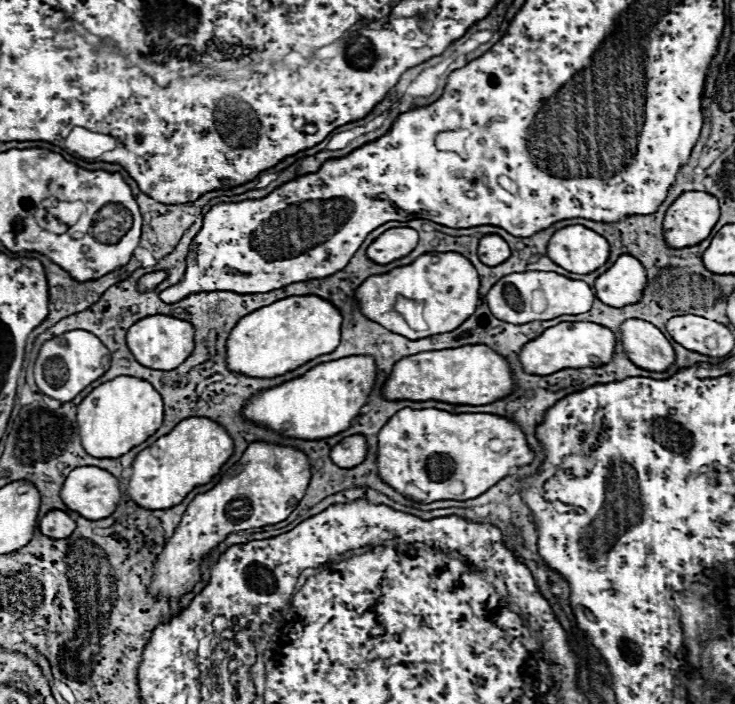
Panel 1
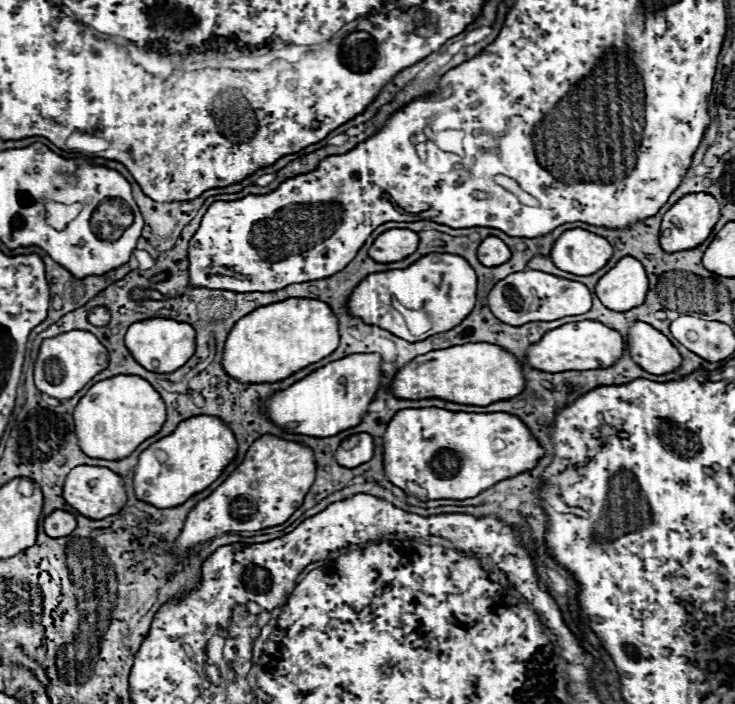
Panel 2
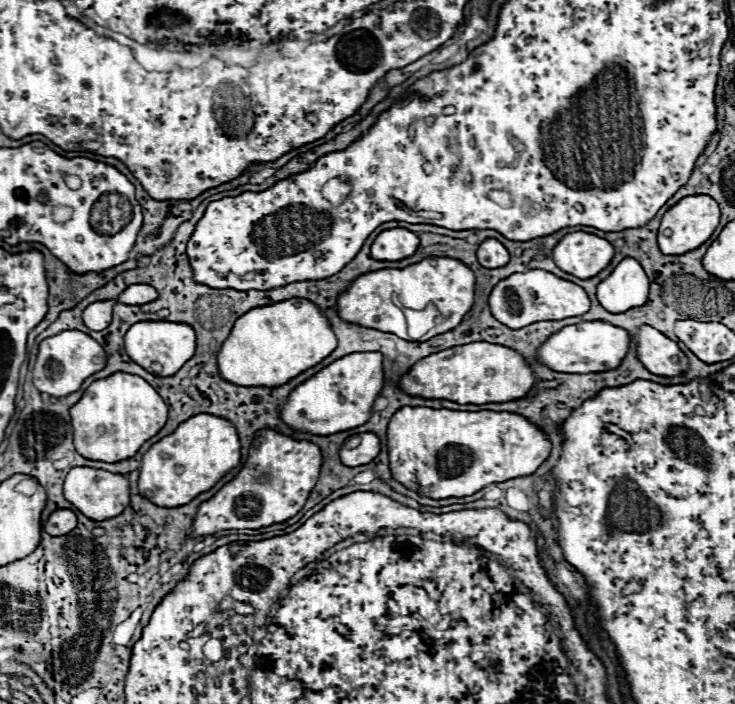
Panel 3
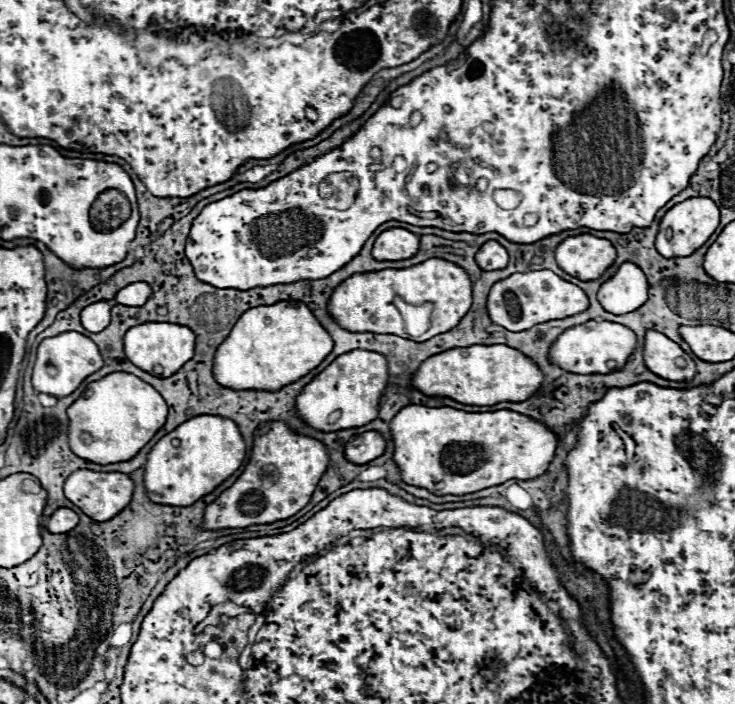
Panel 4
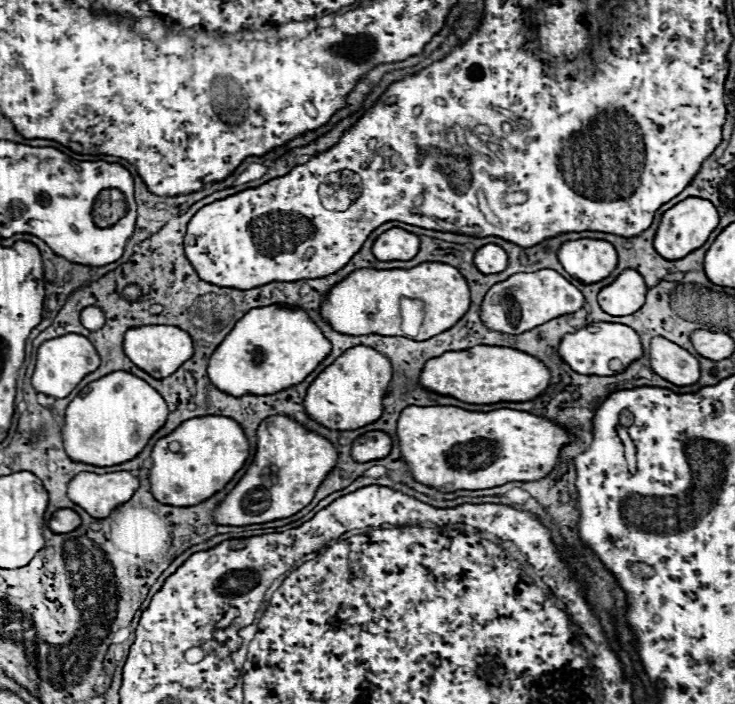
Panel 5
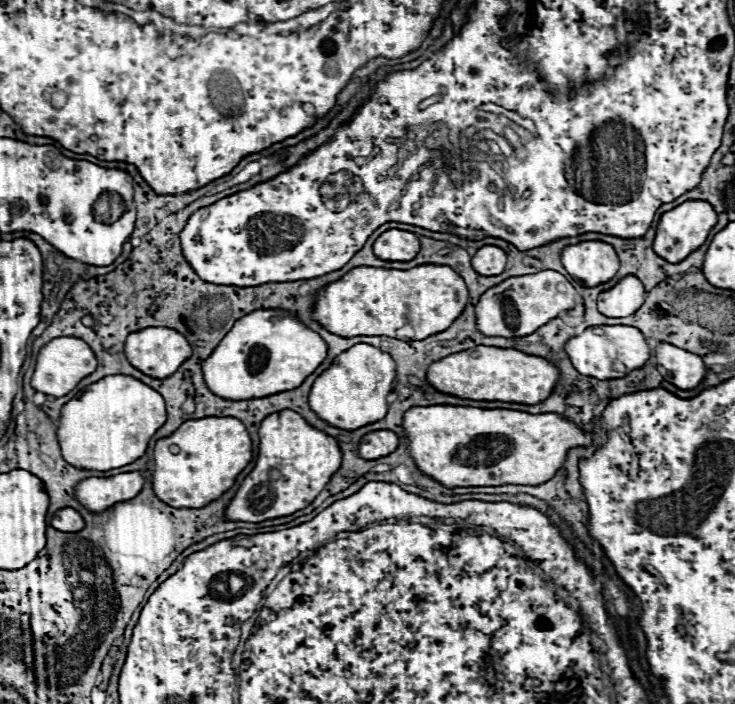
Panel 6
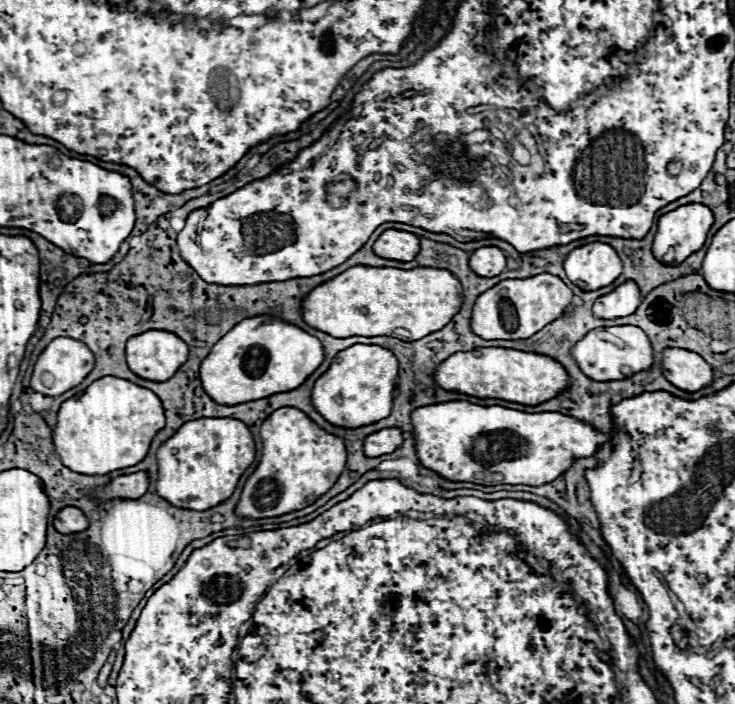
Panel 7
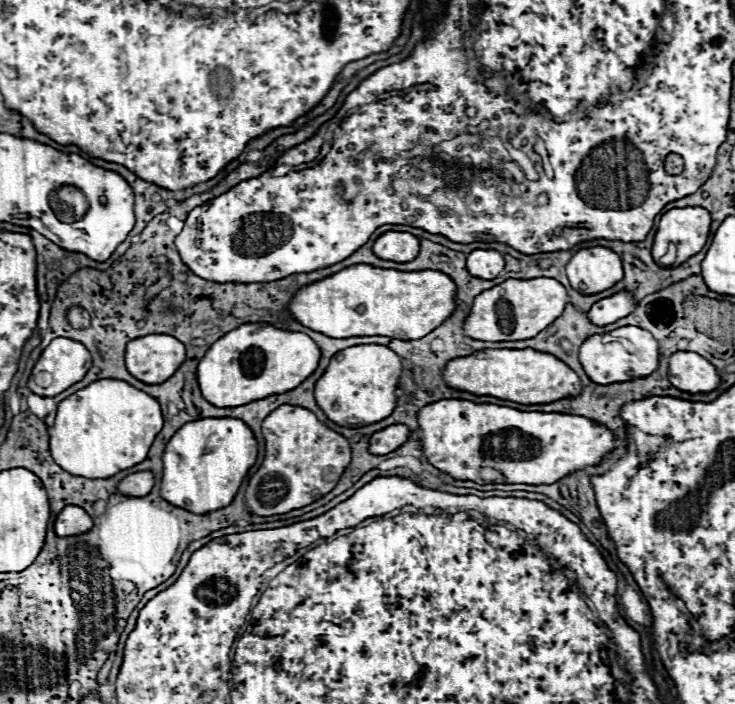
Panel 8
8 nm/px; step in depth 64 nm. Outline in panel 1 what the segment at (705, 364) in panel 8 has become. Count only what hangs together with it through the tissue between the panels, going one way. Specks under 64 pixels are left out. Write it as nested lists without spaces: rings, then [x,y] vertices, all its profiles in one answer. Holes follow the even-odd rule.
[[[632,318],[626,320],[620,330],[624,352],[638,368],[650,372],[666,372],[674,364],[674,348],[654,324]]]

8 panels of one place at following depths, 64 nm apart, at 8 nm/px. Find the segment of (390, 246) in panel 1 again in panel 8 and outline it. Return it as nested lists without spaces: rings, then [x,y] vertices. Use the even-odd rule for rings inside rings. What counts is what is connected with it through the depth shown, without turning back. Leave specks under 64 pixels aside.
[[[386,232],[374,242],[374,254],[390,262],[410,262],[418,256],[420,240],[408,232]]]

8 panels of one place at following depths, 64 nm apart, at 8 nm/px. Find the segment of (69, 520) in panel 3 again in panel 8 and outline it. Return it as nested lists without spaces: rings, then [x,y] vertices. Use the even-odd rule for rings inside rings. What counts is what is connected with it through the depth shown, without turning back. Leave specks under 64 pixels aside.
[[[68,506],[58,514],[54,528],[58,536],[78,536],[92,528],[92,518],[82,508]]]

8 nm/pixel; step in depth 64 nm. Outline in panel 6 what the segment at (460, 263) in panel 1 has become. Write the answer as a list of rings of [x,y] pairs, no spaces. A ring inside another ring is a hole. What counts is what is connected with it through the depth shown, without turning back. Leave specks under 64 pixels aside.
[[[422,264],[422,266],[410,268],[410,270],[360,266],[360,268],[352,268],[340,280],[328,284],[328,288],[322,288],[316,294],[310,318],[316,320],[328,332],[342,336],[342,338],[354,338],[354,336],[390,336],[390,338],[394,338],[398,328],[402,328],[404,324],[412,324],[412,328],[416,332],[416,340],[424,340],[426,336],[444,332],[462,314],[466,302],[468,302],[466,284],[448,266]]]

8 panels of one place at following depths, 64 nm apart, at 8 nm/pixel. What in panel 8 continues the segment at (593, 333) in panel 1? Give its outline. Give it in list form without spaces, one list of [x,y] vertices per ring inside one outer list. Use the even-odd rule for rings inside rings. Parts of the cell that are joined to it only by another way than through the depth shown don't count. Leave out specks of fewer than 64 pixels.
[[[624,326],[618,330],[612,330],[610,334],[594,334],[580,346],[580,364],[596,384],[614,384],[614,382],[628,382],[630,374],[634,378],[650,376],[658,368],[658,342],[654,336],[638,326]],[[622,340],[628,340],[632,344],[632,350],[628,350]]]

